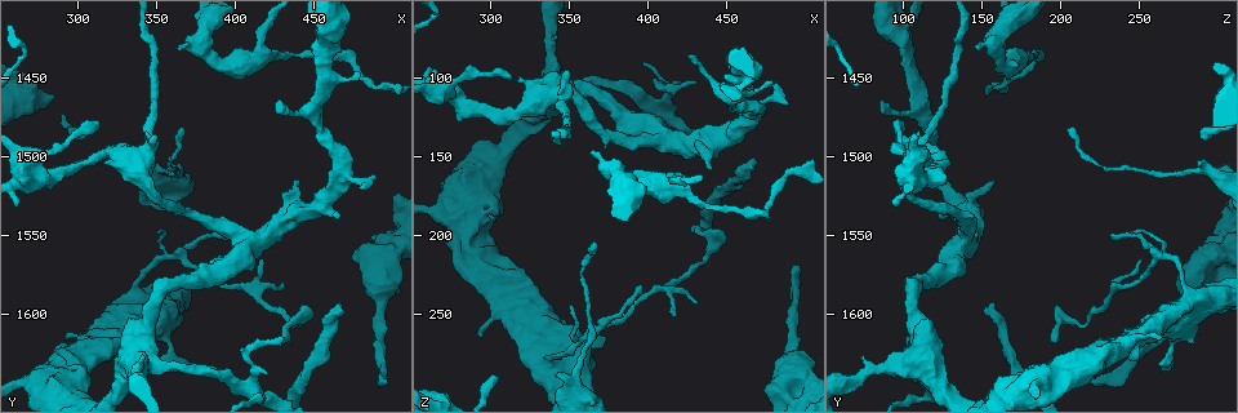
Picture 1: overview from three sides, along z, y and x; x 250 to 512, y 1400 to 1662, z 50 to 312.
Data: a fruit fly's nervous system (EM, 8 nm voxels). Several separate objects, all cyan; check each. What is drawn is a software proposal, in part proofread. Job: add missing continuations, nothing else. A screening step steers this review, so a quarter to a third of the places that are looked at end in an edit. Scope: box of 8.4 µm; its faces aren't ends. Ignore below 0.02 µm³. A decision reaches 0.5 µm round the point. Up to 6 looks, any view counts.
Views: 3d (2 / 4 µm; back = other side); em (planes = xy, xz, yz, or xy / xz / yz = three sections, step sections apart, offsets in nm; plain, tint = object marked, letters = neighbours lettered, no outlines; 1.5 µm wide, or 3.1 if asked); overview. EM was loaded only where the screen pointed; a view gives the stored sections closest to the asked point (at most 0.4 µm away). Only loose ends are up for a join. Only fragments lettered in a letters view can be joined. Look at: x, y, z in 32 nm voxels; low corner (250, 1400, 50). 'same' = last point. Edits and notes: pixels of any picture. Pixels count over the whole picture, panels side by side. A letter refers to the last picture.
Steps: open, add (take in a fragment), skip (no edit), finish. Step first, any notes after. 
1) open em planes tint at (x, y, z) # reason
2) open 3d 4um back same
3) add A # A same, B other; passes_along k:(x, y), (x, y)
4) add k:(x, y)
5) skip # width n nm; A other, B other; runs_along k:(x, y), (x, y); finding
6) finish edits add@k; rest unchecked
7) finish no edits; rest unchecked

open 3d 4um at (494, 1642, 220) # an open end

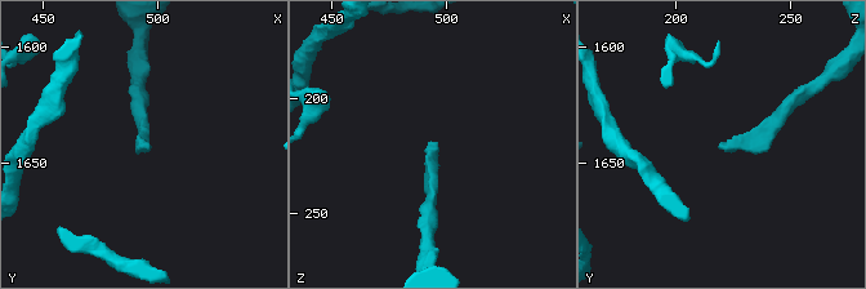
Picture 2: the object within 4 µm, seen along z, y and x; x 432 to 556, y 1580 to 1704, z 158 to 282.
open em yz step 8 letters at (496, 1644, 219)

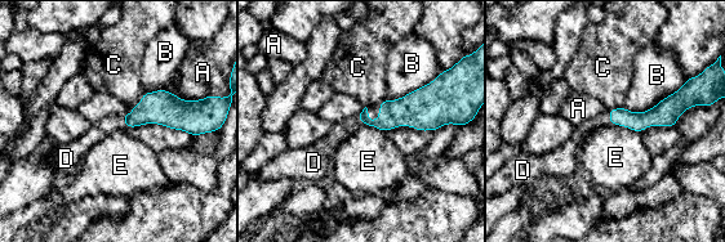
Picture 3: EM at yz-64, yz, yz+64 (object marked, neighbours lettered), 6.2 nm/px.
open em planes letters same

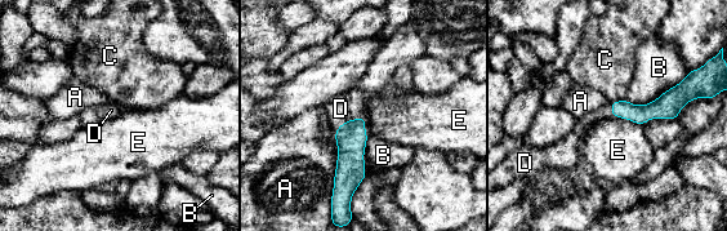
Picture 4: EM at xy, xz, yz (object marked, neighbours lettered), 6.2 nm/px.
add D # width 110 nm; A other, B other, C other, D same, E other; passes_along 4:(351, 147), (349, 119), (340, 109); the cell continues

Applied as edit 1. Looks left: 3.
open em xy step 8 letters at (426, 1464, 88) # free end

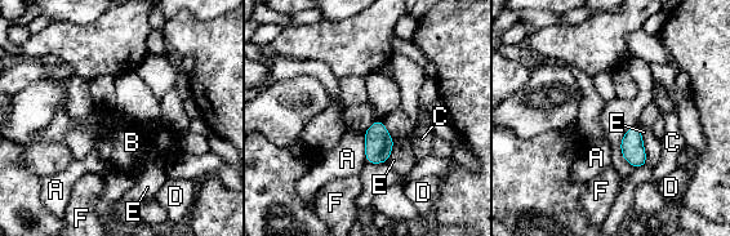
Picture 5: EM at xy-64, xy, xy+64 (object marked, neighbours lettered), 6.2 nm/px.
open em planes letters same

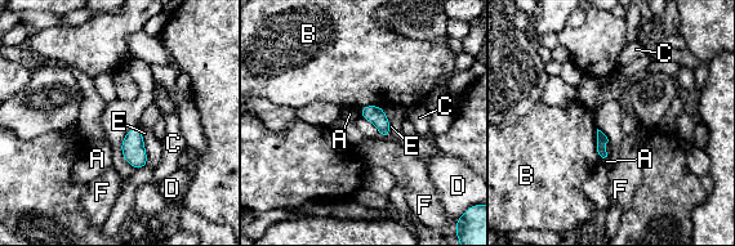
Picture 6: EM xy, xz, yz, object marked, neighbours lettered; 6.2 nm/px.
skip # longest_contact E 240 nm; A other, B other, C other, D other, E other, F other; none of them fits

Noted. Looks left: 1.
finish edits add@4; rest unchecked

